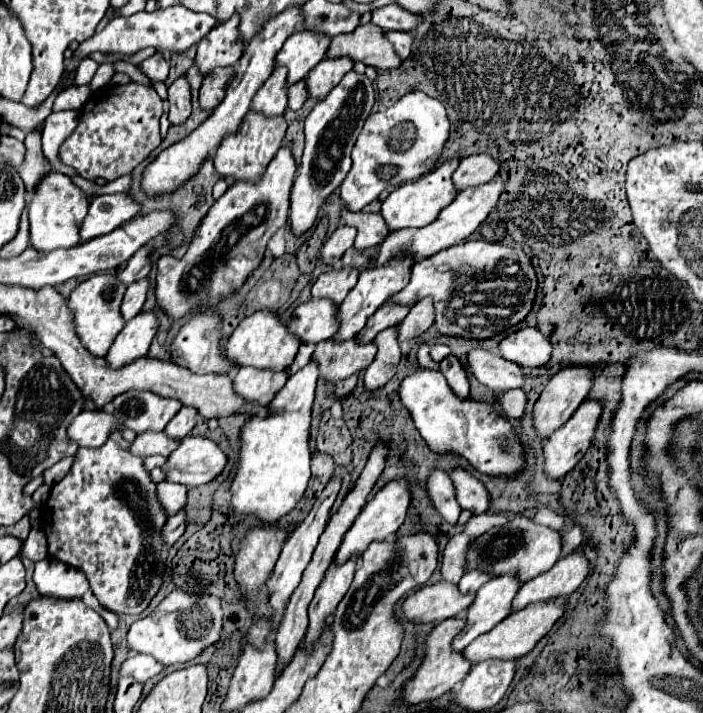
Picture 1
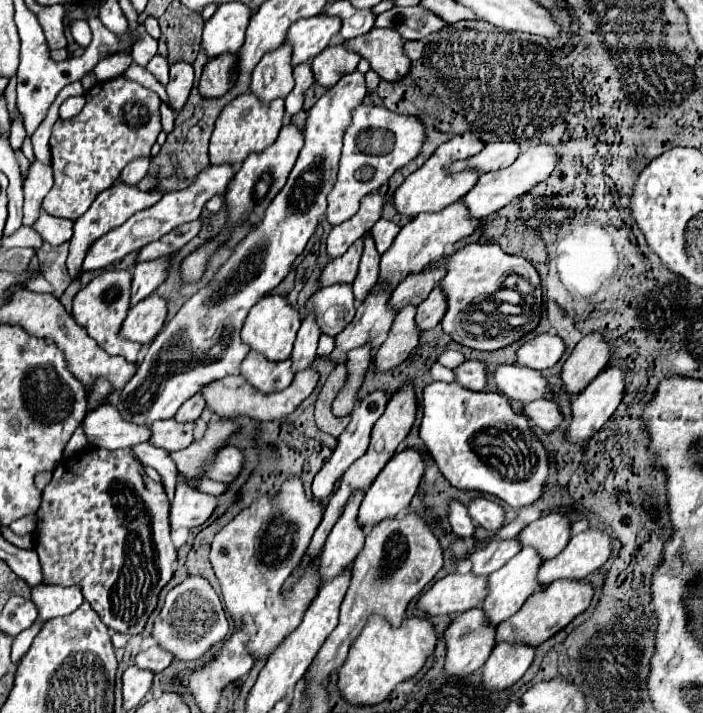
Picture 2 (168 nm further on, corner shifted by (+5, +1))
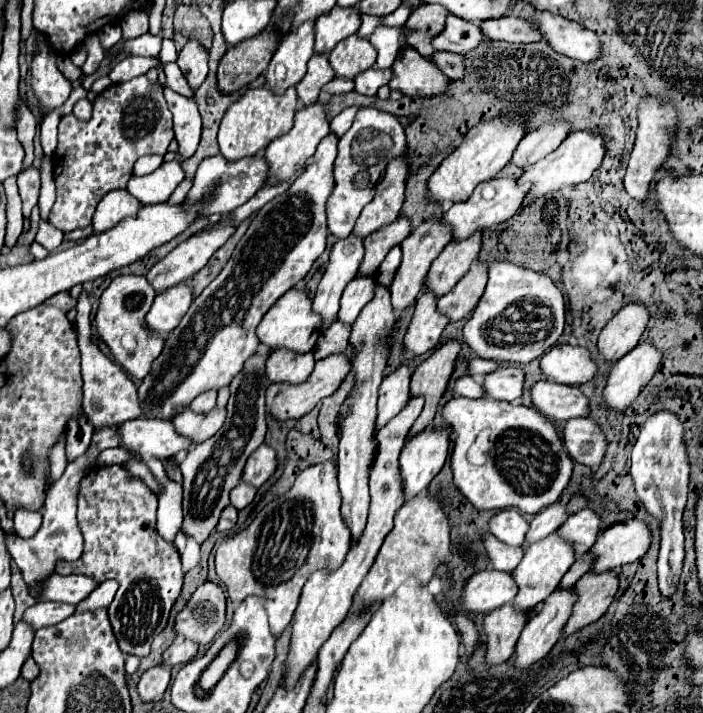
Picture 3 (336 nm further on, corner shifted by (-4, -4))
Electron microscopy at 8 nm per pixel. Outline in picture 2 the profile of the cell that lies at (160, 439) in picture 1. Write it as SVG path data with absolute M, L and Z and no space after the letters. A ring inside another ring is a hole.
M159 420L151 424L149 444L163 448L167 452L187 448L193 442L193 424L179 424L171 420Z

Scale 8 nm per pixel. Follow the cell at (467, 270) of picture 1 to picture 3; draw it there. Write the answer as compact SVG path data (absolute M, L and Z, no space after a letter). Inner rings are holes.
M496 261L488 269L486 291L472 315L464 325L464 341L482 359L530 363L550 351L564 329L564 297L552 279L544 273L536 273L518 267L508 261ZM508 309L518 315L508 317Z

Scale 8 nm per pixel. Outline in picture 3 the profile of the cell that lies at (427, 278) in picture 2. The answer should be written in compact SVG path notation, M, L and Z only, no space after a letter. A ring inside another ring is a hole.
M476 229L464 241L450 241L444 251L432 261L426 287L432 289L438 297L448 293L478 257L482 247L482 233L484 229Z

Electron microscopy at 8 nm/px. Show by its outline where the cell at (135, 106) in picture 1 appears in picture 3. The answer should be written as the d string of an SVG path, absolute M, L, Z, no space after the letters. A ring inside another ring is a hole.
M146 75L102 91L94 103L90 121L80 121L72 113L64 115L58 127L58 149L52 155L56 203L48 221L64 233L88 227L98 201L108 191L126 187L136 159L152 153L166 155L172 139L172 113L166 105L162 85L150 83Z

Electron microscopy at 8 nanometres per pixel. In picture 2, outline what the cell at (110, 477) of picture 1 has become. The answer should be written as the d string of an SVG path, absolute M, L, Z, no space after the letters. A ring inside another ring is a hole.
M91 448L87 452L83 452L83 456L79 460L69 460L65 466L57 466L53 470L53 478L47 484L47 488L43 490L43 498L41 498L41 508L37 510L37 554L41 560L41 568L43 568L43 582L51 582L51 584L61 584L61 586L81 586L85 600L91 604L91 608L99 614L99 618L115 632L123 632L123 634L139 634L149 618L149 614L153 612L153 608L157 606L157 598L161 588L171 580L173 576L173 564L177 560L177 550L171 542L171 530L169 530L169 500L167 494L163 490L163 486L159 482L153 482L147 474L145 474L145 466L127 450L119 450L119 452L109 452L105 448Z

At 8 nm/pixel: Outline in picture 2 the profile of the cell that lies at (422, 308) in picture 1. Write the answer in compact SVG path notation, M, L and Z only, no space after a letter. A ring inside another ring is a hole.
M435 288L427 300L423 300L417 306L417 316L415 316L415 326L417 330L431 330L439 324L439 320L443 318L447 304L443 300L443 292L439 288Z

